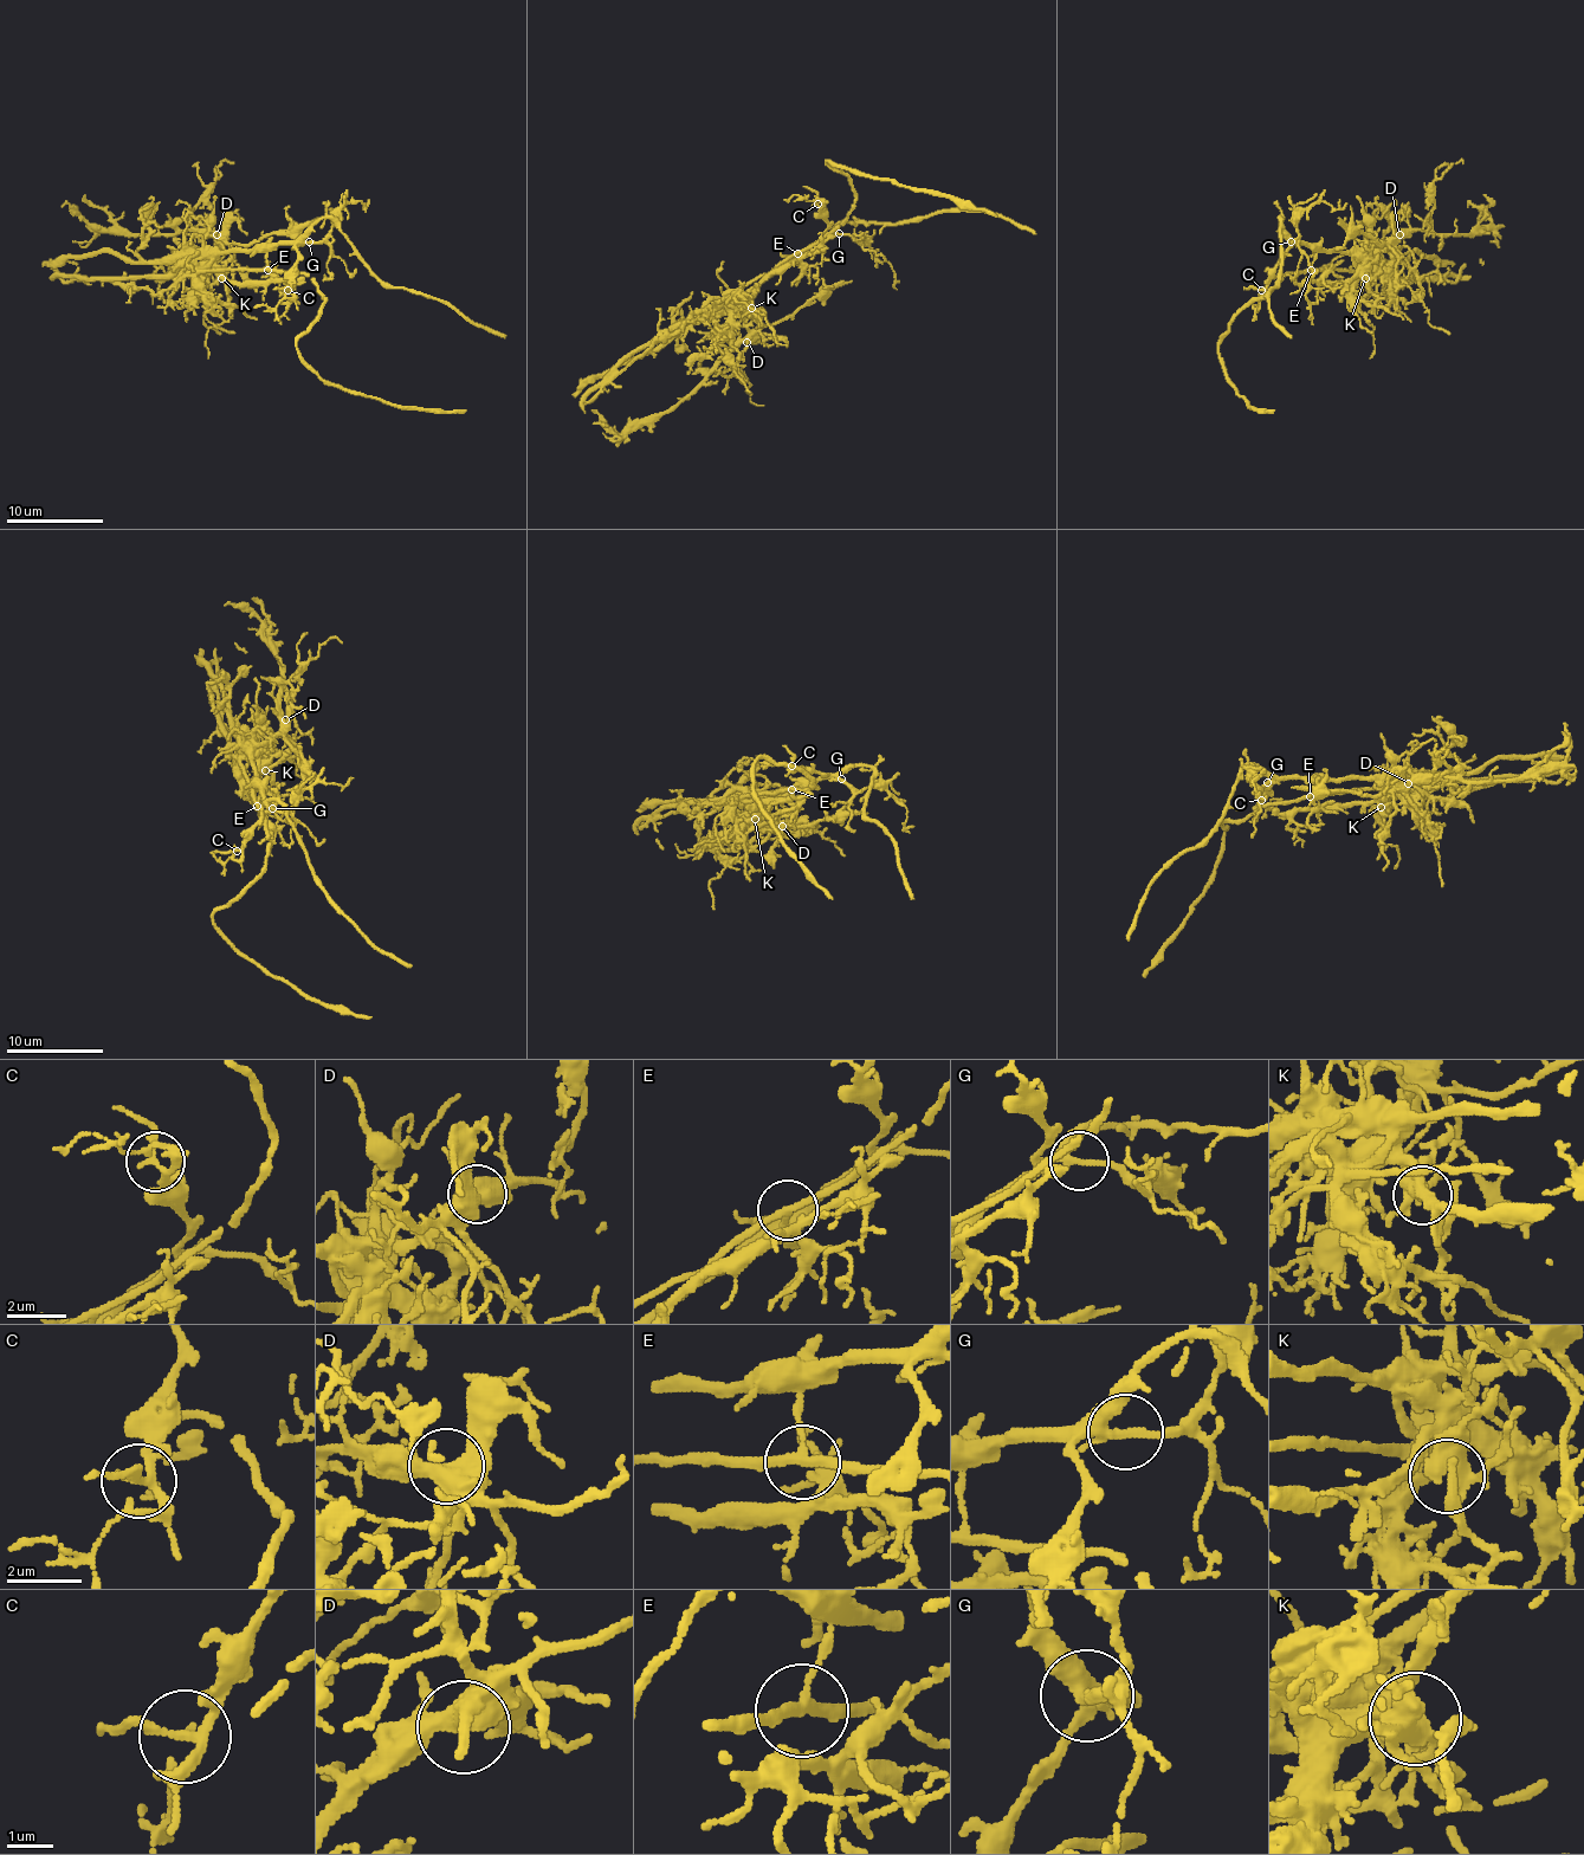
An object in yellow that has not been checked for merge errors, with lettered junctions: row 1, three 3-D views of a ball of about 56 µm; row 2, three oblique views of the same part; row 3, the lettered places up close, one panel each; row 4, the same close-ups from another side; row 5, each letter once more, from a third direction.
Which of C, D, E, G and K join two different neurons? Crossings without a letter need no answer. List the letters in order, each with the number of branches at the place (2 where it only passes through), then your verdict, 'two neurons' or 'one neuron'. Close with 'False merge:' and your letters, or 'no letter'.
C: branches 3; one neuron
D: branches 3; one neuron
E: branches 3; two neurons
G: branches 3; one neuron
K: branches 5; one neuron
False merge: E

